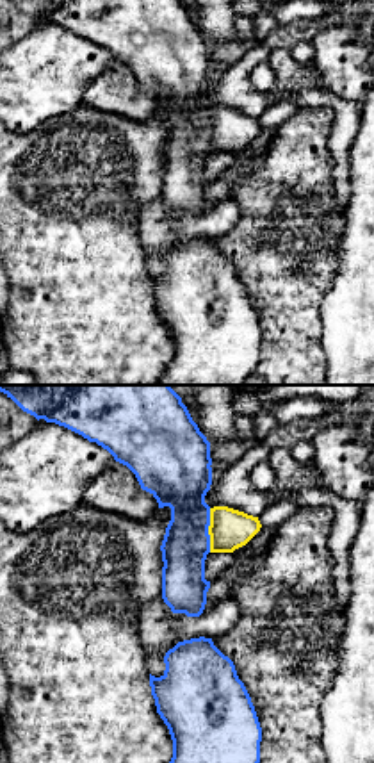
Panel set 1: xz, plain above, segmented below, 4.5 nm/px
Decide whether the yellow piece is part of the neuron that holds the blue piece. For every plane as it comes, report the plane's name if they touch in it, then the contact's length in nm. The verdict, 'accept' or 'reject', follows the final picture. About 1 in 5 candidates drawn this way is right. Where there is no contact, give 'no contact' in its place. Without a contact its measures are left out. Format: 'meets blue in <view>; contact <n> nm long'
meets blue in xz; contact 200 nm long

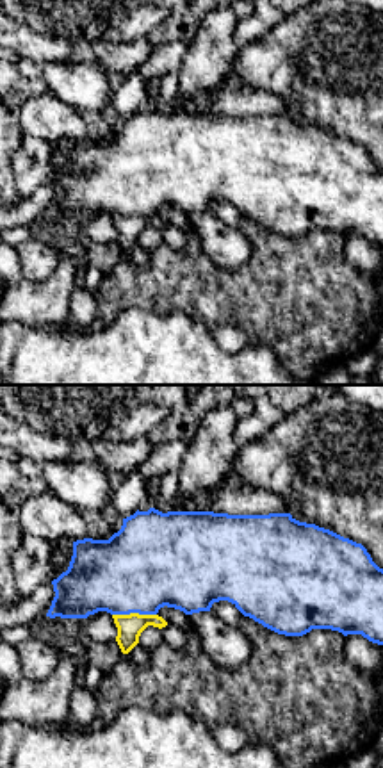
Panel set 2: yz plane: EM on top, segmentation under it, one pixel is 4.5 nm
meets blue in yz; contact 200 nm long

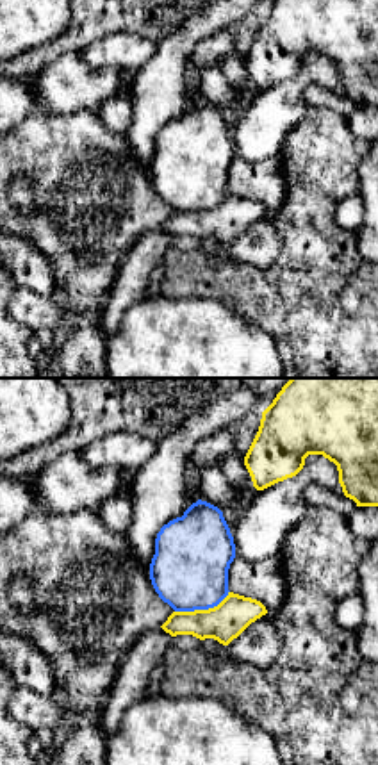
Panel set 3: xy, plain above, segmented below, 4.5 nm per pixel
meets blue in xy; contact 260 nm long

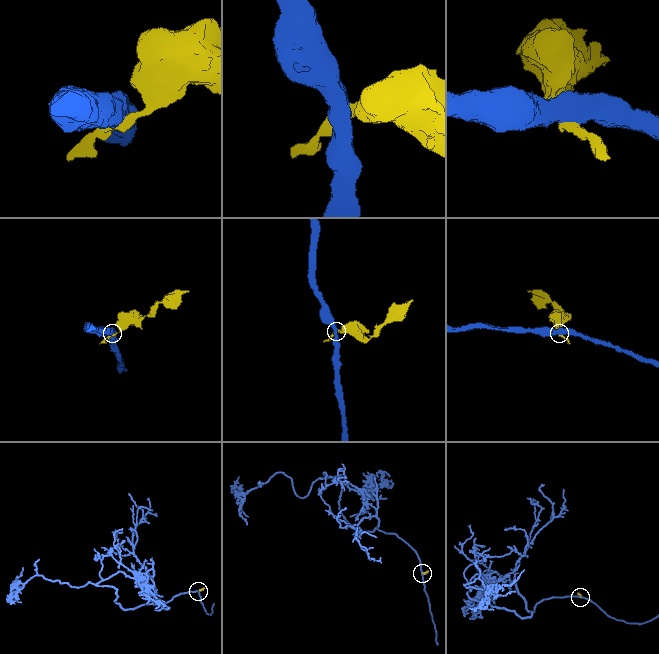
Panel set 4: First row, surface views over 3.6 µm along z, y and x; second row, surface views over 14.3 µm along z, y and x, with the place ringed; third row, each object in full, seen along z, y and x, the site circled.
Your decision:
reject

